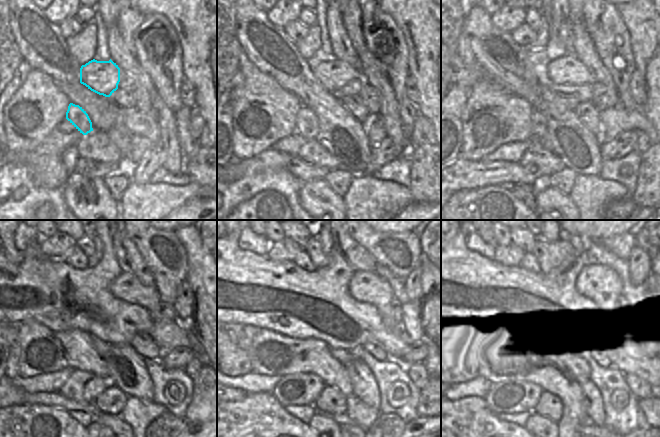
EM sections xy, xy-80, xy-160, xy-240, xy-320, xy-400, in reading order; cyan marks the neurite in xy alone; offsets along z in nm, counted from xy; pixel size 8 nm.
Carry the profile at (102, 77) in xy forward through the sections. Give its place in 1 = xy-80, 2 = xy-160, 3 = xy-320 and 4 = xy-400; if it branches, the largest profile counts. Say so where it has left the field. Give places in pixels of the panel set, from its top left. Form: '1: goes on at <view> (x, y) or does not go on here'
1: goes on at xy-80 (332, 74)
2: goes on at xy-160 (568, 70)
3: goes on at xy-320 (366, 286)
4: goes on at xy-400 (600, 284)

